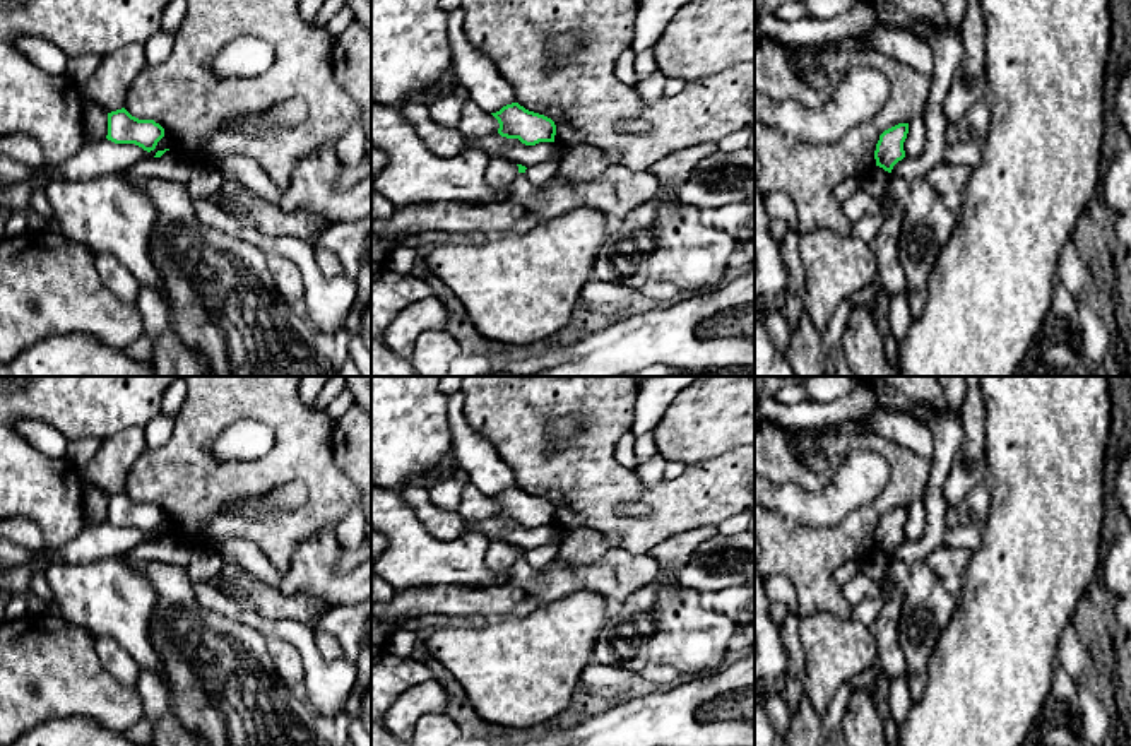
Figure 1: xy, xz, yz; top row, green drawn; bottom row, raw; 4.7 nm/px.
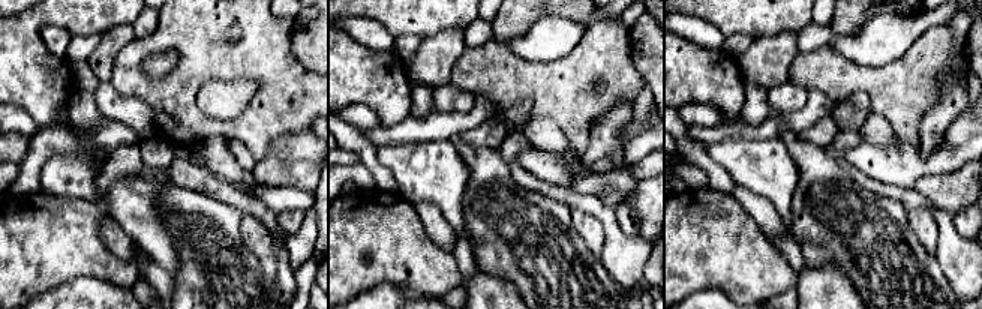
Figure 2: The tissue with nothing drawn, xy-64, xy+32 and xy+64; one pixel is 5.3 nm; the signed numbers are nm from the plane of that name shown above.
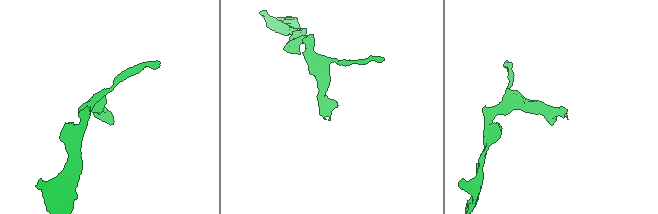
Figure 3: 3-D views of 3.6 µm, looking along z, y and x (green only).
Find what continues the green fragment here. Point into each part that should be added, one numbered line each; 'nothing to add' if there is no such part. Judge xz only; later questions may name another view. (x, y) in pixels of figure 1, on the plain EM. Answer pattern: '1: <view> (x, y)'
1: xz (618, 574)

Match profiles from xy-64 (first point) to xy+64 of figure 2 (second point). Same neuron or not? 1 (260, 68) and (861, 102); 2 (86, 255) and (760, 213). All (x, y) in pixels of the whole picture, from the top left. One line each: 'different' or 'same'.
1: different
2: different

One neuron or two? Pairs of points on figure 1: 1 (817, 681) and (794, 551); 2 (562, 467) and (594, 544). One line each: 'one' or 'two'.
1: two
2: two

